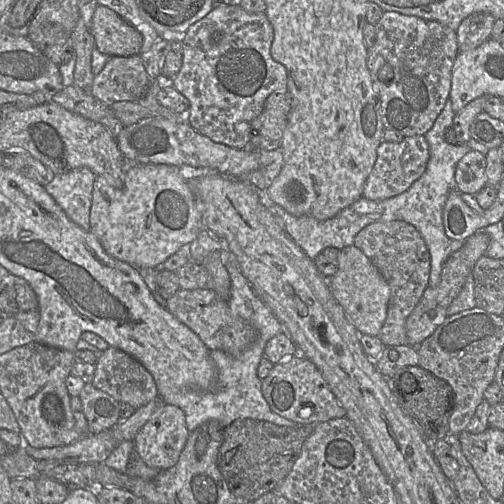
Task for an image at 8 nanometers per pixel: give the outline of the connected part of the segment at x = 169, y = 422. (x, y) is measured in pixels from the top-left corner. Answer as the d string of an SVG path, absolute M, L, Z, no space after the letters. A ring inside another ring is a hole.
M165 404L137 433L135 451L148 467L164 471L178 462L189 434L183 410Z

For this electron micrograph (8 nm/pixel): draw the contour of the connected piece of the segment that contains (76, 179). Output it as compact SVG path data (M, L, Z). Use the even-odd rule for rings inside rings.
M86 167L57 174L44 186L68 218L85 231L90 231L90 210L96 175Z

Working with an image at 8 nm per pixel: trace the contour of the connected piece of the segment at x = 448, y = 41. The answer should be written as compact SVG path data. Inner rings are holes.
M385 11L375 26L377 40L367 50L367 64L381 99L384 128L396 130L405 137L425 135L450 98L452 68L459 53L457 32L438 21L396 11ZM385 63L394 70L390 82L379 78L379 70Z

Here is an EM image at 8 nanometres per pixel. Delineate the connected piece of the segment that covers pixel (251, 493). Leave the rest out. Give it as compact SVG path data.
M238 419L224 429L218 467L239 502L253 502L273 491L291 471L314 425L279 426L271 422Z

